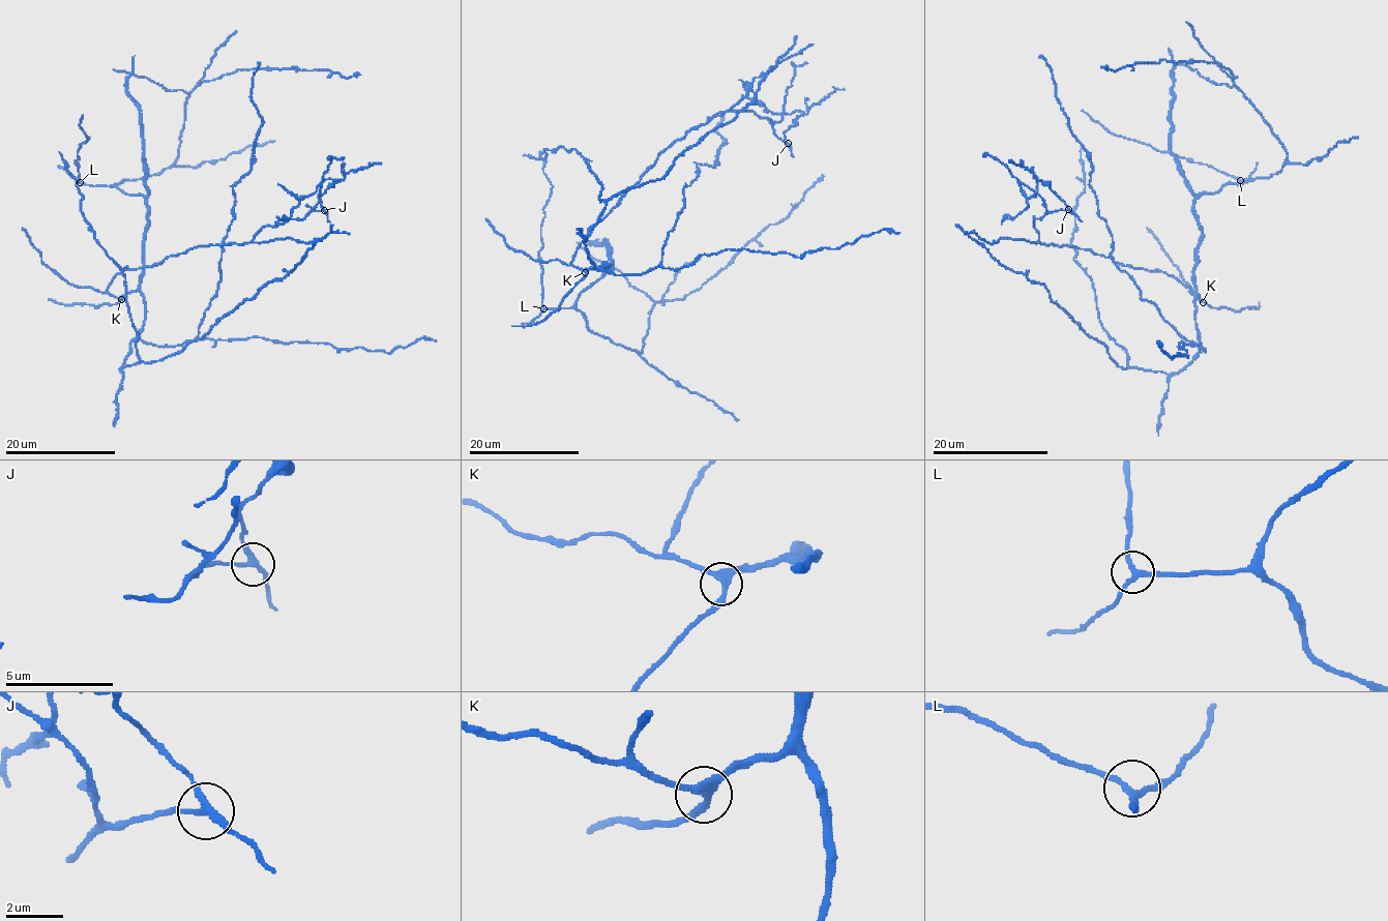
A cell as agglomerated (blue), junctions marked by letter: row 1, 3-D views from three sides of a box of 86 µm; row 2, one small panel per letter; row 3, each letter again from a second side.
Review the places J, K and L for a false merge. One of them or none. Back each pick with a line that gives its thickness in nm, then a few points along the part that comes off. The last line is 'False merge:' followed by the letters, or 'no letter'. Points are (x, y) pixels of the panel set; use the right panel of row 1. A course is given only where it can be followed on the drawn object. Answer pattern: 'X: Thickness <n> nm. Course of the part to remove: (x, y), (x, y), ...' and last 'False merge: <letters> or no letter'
J: Thickness 240 nm. Course of the part to remove: (1067, 210), (1049, 185), (1033, 177), (1037, 177), (1037, 189), (1028, 200), (1028, 206), (1002, 225)
False merge: J

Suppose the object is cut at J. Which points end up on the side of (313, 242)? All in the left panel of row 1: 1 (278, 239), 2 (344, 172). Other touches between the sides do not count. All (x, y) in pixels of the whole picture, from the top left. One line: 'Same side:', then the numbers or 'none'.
Same side: 1

